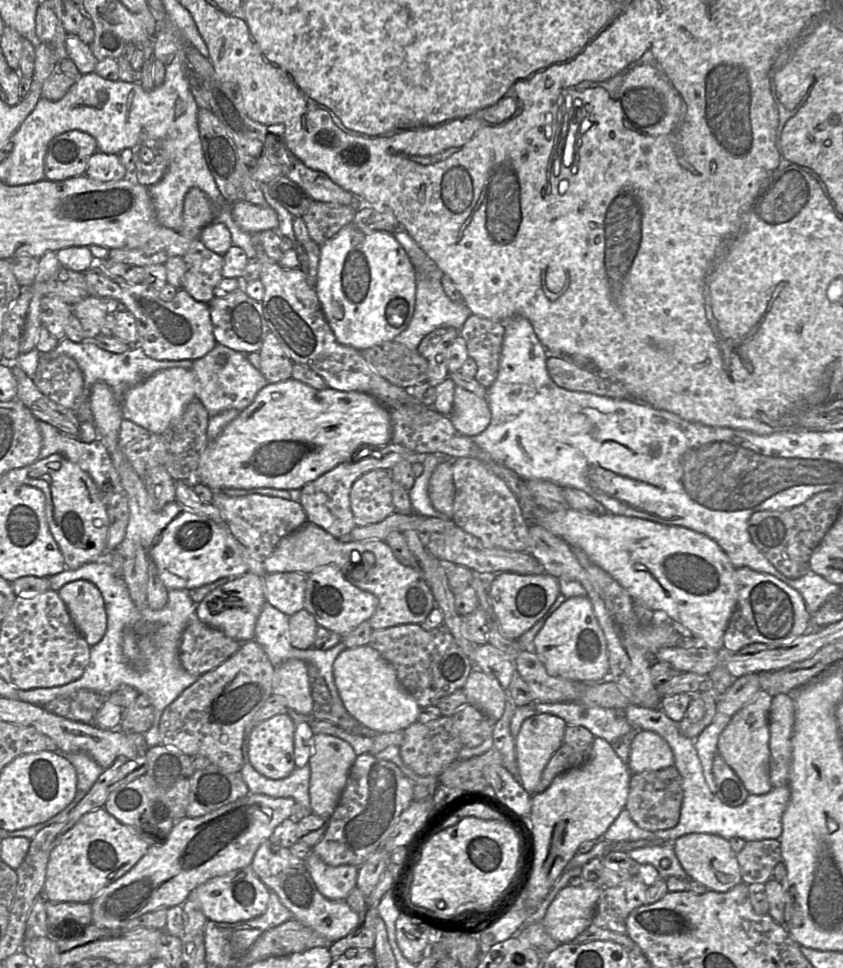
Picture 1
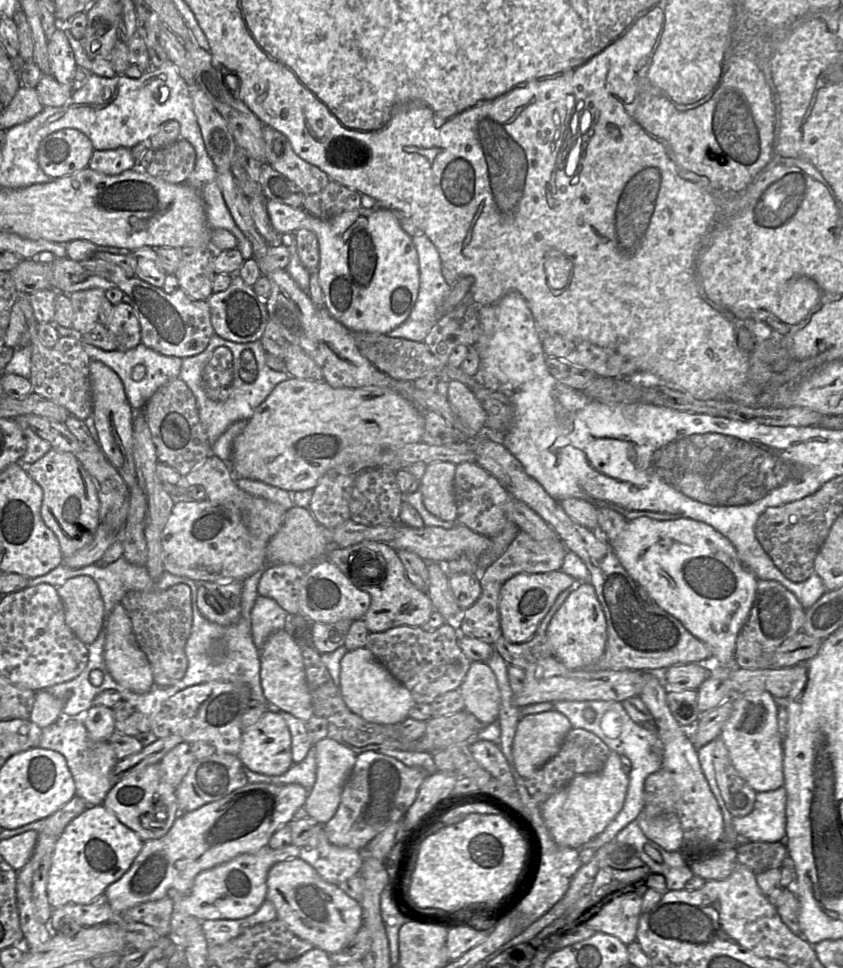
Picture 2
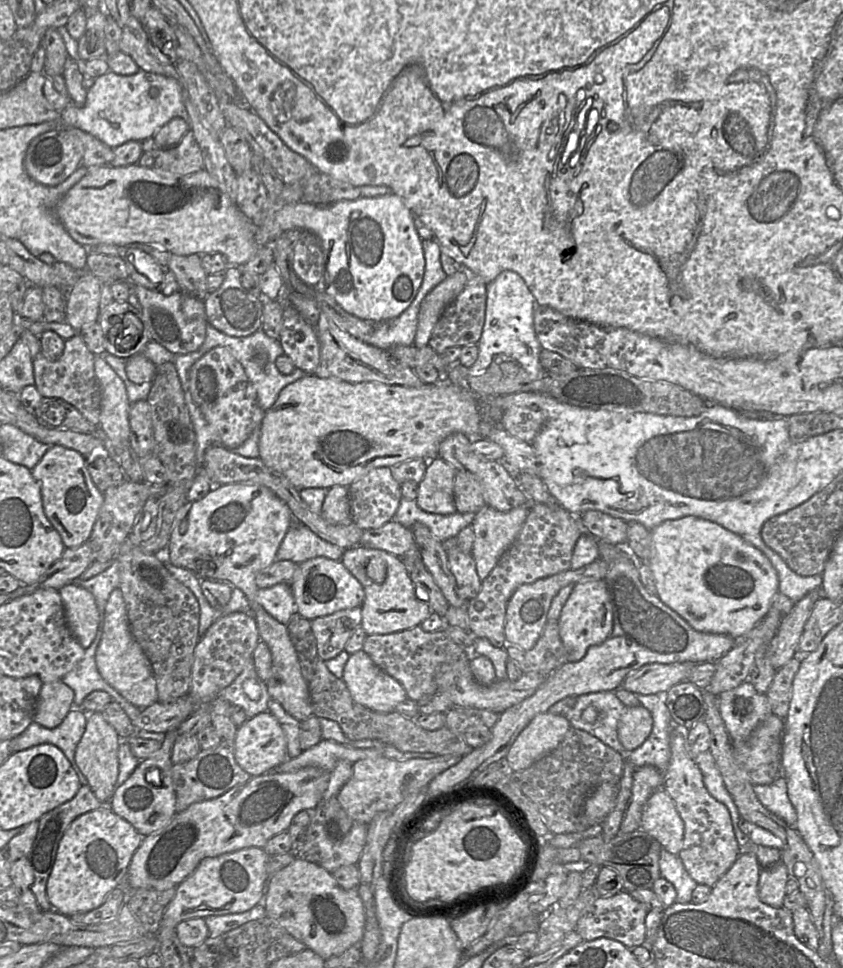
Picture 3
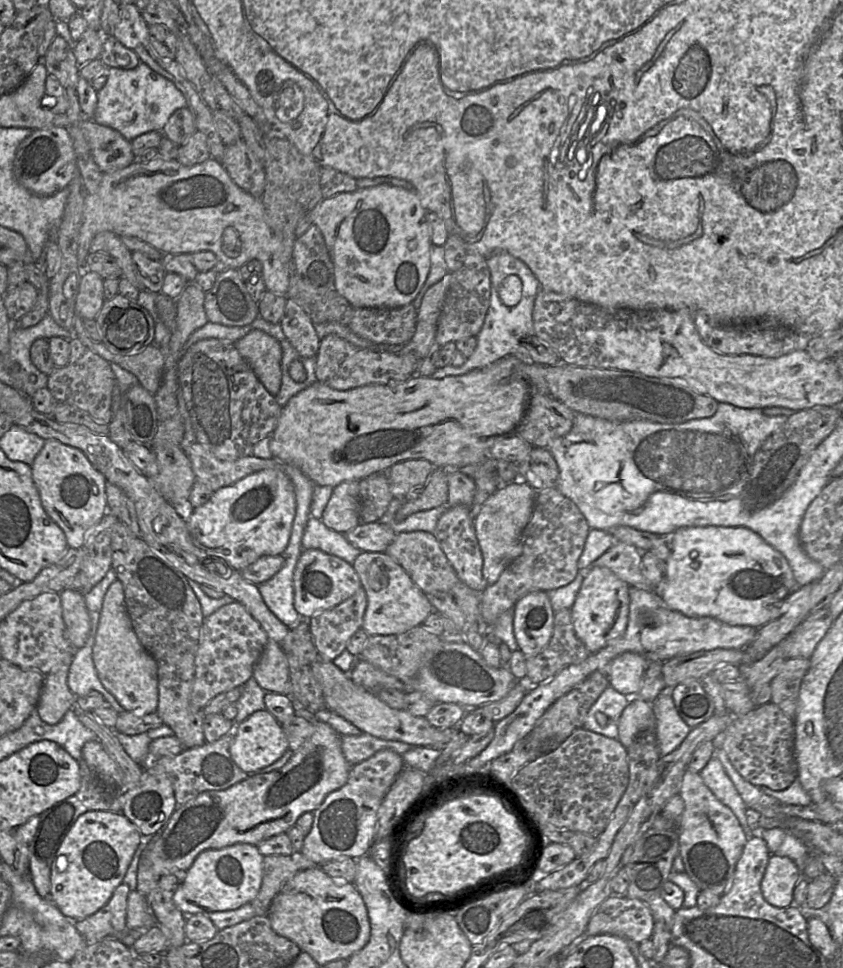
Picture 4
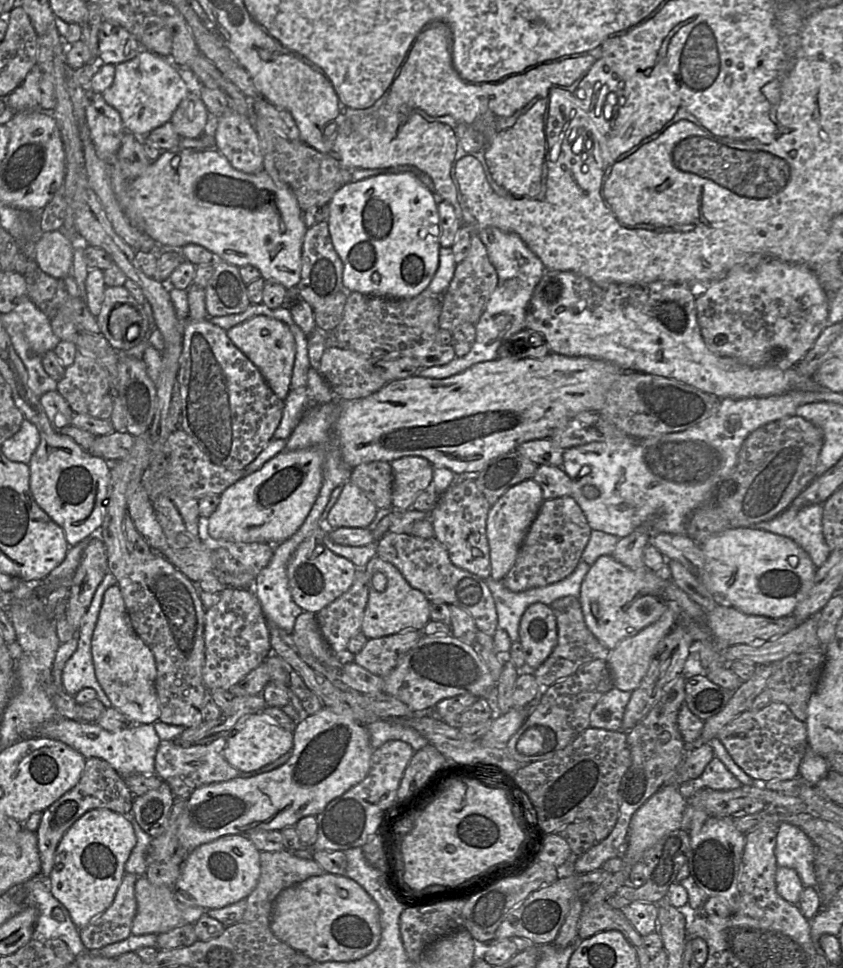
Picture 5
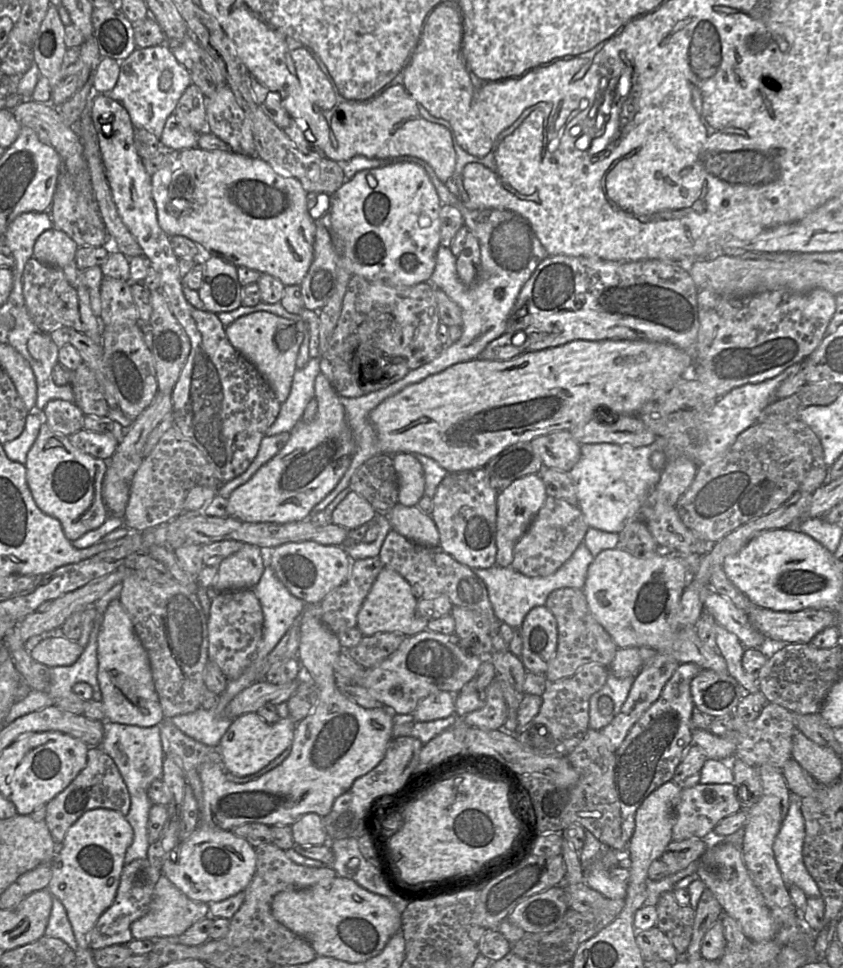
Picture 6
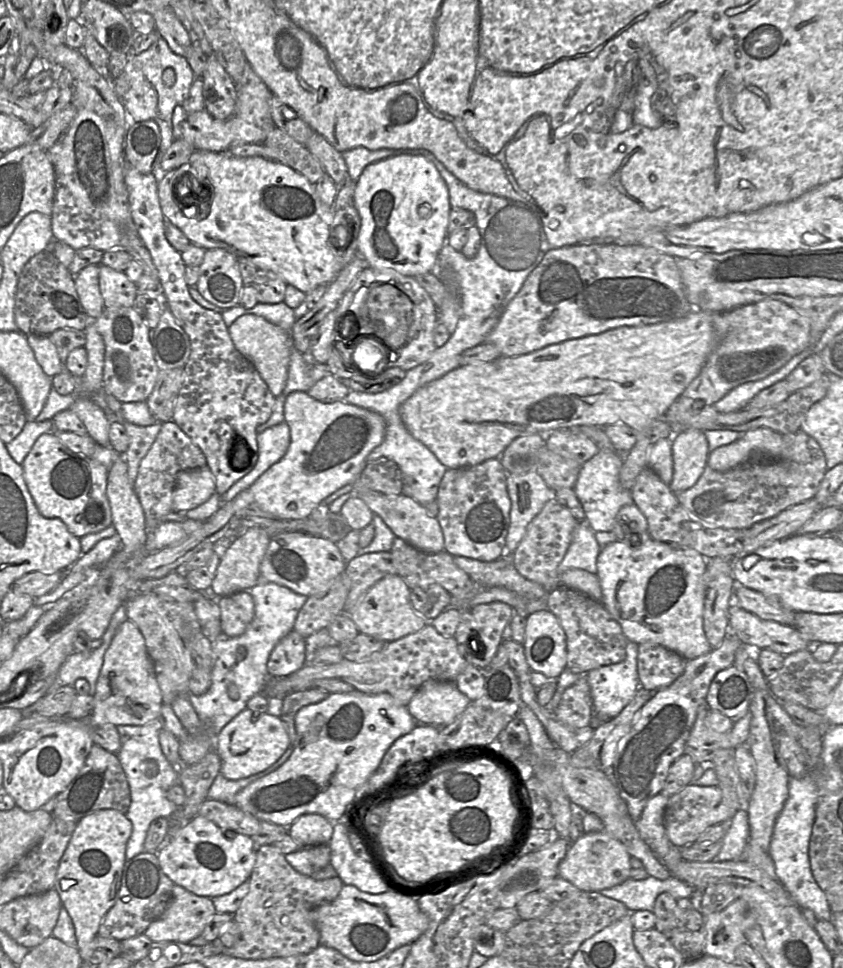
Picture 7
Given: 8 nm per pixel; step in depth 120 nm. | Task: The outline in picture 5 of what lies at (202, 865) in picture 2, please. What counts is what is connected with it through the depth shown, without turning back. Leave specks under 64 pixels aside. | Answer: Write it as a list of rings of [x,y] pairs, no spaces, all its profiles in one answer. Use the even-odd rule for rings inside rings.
[[[323,707],[296,724],[291,757],[283,765],[249,778],[236,777],[194,790],[180,818],[177,833],[179,842],[187,853],[190,853],[200,845],[225,835],[247,836],[260,829],[281,830],[284,827],[295,826],[303,817],[317,816],[332,800],[340,797],[367,776],[372,753],[373,748],[365,724],[353,716],[340,715]]]

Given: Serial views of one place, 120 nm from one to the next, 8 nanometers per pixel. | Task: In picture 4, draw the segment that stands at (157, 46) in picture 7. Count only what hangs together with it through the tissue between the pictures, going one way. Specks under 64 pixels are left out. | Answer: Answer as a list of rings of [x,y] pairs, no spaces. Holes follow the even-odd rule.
[[[143,62],[133,69],[107,68],[106,76],[105,85],[97,91],[97,106],[91,119],[117,130],[128,141],[148,132],[161,132],[170,116],[187,106],[175,84]]]

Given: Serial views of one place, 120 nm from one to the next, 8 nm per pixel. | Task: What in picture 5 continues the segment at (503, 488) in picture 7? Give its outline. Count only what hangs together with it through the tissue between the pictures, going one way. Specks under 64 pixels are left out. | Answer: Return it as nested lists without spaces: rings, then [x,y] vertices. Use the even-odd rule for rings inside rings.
[[[474,478],[458,479],[437,498],[430,511],[430,521],[437,540],[445,547],[451,562],[486,580],[490,577],[489,544],[486,534],[487,516],[491,505],[477,488]]]

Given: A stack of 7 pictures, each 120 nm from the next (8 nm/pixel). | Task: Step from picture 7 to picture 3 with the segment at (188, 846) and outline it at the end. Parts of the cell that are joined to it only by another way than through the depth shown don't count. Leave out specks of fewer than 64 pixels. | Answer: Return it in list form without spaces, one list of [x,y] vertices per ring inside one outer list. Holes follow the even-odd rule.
[[[249,847],[203,859],[176,887],[176,894],[160,921],[157,940],[160,942],[171,937],[176,926],[183,920],[243,913],[262,903],[268,882],[266,866],[269,858],[263,848]]]

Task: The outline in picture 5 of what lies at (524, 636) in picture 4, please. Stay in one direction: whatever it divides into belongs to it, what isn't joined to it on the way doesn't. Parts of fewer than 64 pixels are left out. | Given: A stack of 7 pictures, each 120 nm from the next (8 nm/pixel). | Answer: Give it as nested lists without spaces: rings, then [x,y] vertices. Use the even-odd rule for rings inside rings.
[[[531,604],[519,624],[519,642],[525,654],[526,668],[535,670],[557,644],[557,622],[550,606]]]

